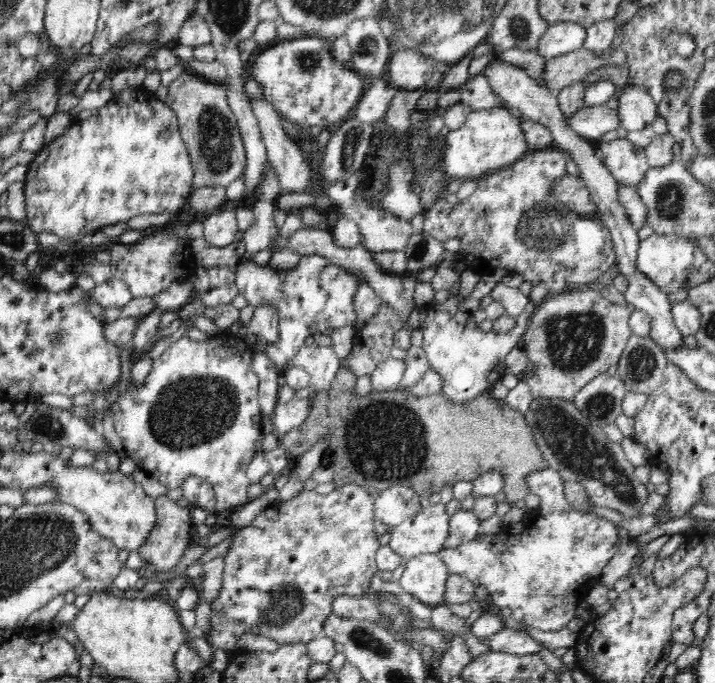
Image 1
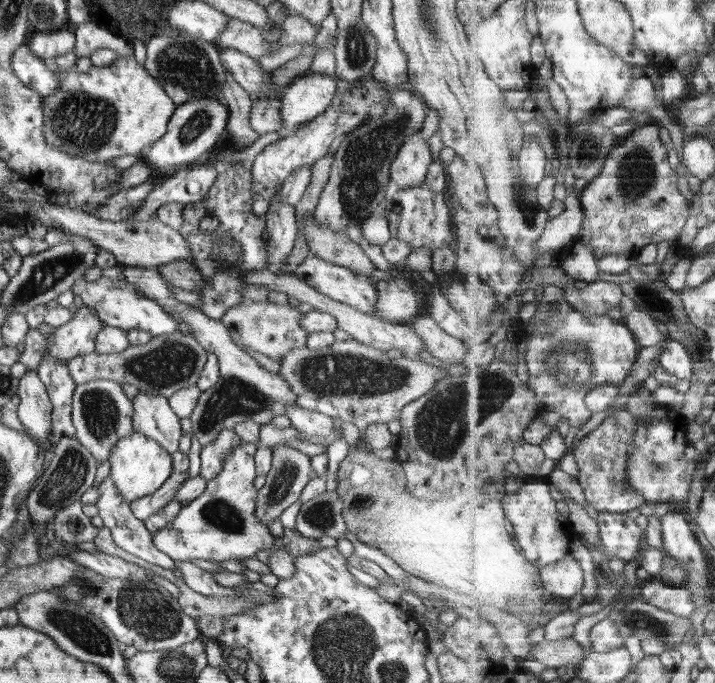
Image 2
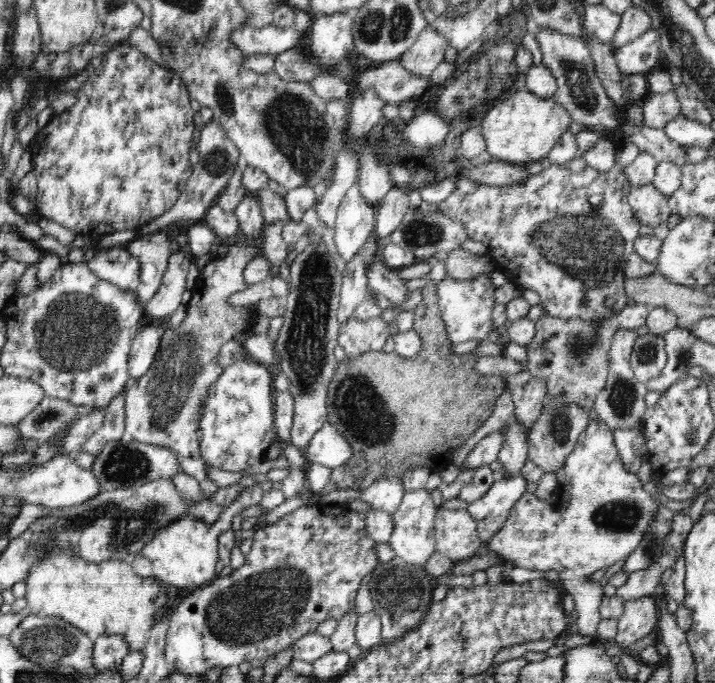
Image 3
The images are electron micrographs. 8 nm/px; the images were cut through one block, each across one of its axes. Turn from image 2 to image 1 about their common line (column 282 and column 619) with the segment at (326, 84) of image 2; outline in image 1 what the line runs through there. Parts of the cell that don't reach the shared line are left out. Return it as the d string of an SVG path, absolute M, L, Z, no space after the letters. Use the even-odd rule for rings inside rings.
M631 85L616 94L618 102L619 129L627 131L642 130L658 117L658 106L651 94L642 87Z

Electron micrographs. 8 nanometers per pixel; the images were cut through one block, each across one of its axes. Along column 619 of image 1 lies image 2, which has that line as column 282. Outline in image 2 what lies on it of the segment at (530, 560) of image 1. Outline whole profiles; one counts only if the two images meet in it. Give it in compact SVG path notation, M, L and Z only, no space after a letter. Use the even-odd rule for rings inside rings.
M242 443L231 448L225 455L222 471L207 481L206 489L186 506L182 506L175 523L169 523L153 535L152 542L158 550L164 552L175 561L211 560L243 560L255 558L259 550L274 552L280 548L288 548L290 556L319 554L324 548L318 539L308 538L298 530L285 528L280 538L275 538L255 515L258 491L254 487L256 469L254 456L257 444Z

